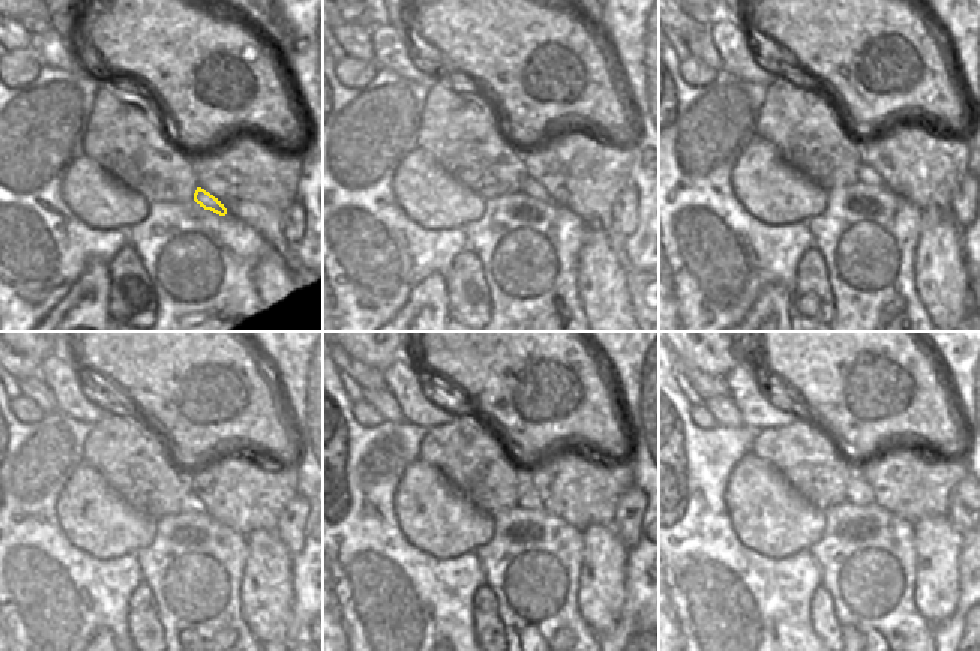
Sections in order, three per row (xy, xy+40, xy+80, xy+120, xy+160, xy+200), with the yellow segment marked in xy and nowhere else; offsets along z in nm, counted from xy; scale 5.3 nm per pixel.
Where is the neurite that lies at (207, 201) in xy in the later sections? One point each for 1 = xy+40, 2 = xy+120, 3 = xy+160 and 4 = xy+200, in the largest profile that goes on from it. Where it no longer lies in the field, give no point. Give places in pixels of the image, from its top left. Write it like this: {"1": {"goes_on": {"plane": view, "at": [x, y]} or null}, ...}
{"1": {"goes_on": {"plane": "xy+40", "at": [530, 188]}}, "2": {"goes_on": {"plane": "xy+120", "at": [189, 504]}}, "3": {"goes_on": {"plane": "xy+160", "at": [527, 497]}}, "4": {"goes_on": {"plane": "xy+200", "at": [859, 492]}}}

